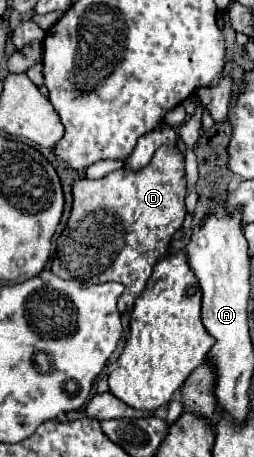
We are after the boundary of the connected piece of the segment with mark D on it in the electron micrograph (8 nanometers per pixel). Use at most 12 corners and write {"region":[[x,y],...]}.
{"region":[[185,170],[73,184],[53,274],[121,282],[133,310],[185,218]]}

